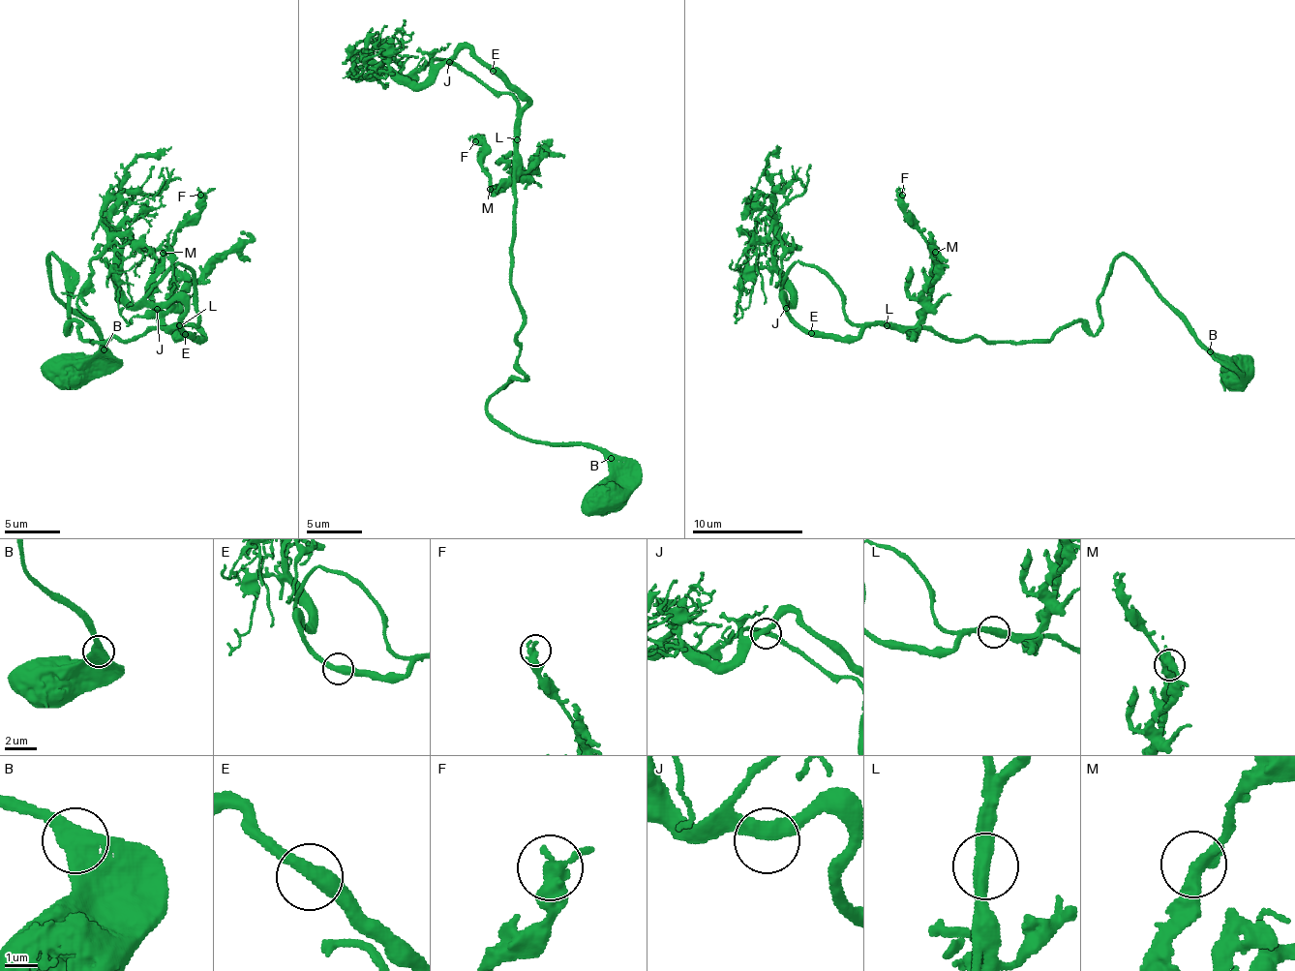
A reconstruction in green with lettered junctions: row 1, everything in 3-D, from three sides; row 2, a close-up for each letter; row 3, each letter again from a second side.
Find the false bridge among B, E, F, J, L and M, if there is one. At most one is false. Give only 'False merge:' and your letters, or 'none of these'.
False merge: none of these

